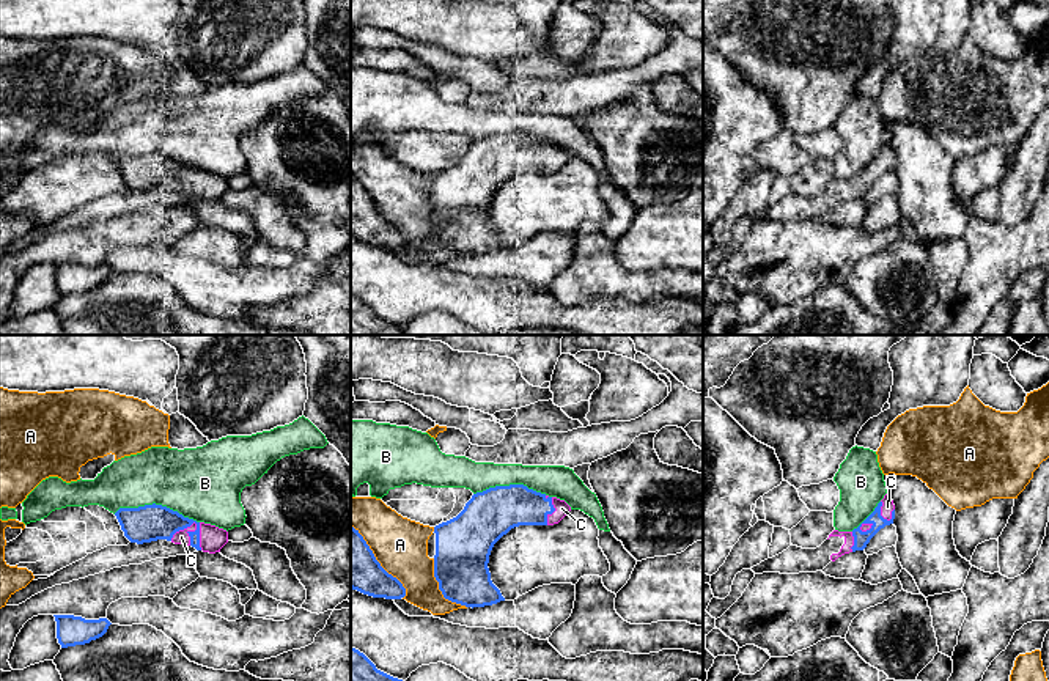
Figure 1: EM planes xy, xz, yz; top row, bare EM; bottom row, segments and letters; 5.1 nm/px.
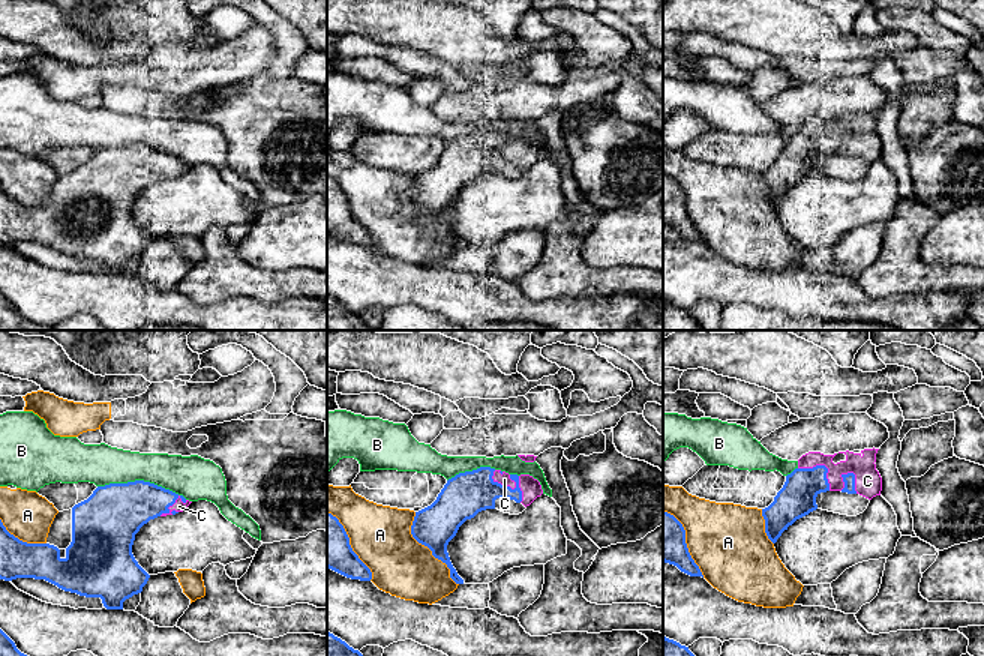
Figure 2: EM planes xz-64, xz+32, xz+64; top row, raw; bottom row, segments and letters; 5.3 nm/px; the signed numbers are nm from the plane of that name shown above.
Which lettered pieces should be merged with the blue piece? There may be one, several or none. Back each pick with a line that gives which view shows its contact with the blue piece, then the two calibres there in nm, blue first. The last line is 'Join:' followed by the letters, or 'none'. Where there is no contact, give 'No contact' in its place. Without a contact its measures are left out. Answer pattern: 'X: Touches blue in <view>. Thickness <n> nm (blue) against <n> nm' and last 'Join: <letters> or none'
C: Touches blue in xy. Thickness 190 nm (blue) against 70 nm
Join: C

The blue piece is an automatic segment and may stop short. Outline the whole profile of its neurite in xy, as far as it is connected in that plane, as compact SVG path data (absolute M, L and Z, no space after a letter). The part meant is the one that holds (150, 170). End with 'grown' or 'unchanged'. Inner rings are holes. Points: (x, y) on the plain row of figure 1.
M156 151L120 156L115 164L124 184L137 192L167 187L215 201L228 190L226 178L184 165L178 159Z; grown

